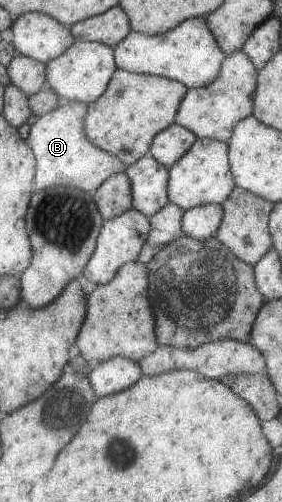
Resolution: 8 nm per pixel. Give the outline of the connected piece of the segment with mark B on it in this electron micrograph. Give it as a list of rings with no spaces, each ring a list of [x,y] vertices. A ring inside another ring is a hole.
[[[65,100],[57,109],[41,116],[30,126],[28,145],[36,157],[36,191],[52,185],[82,189],[93,196],[112,175],[127,172],[128,166],[112,153],[99,149],[88,139],[86,121],[89,105],[77,100]]]

